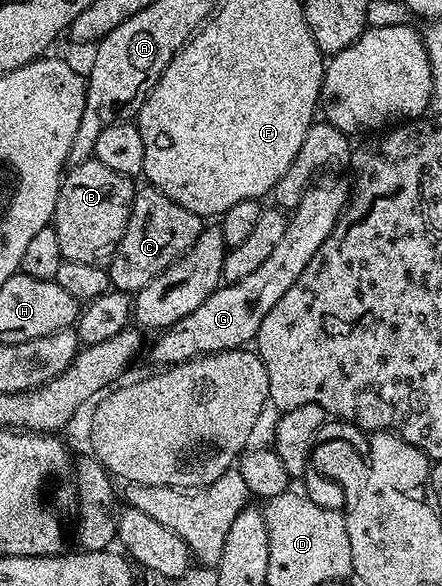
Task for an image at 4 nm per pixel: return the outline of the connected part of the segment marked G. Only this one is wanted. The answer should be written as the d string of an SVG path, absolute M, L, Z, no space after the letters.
M325 174L313 181L296 208L292 209L287 230L283 230L283 239L256 270L239 282L216 288L203 306L191 310L187 318L175 322L158 335L161 337L153 348L153 360L157 366L182 364L184 360L194 360L197 356L226 352L248 345L256 337L271 306L275 306L291 286L295 286L295 278L307 270L307 262L315 258L315 250L327 242L331 230L335 230L337 217L349 202L350 189L337 188L337 180L333 176L336 175Z

